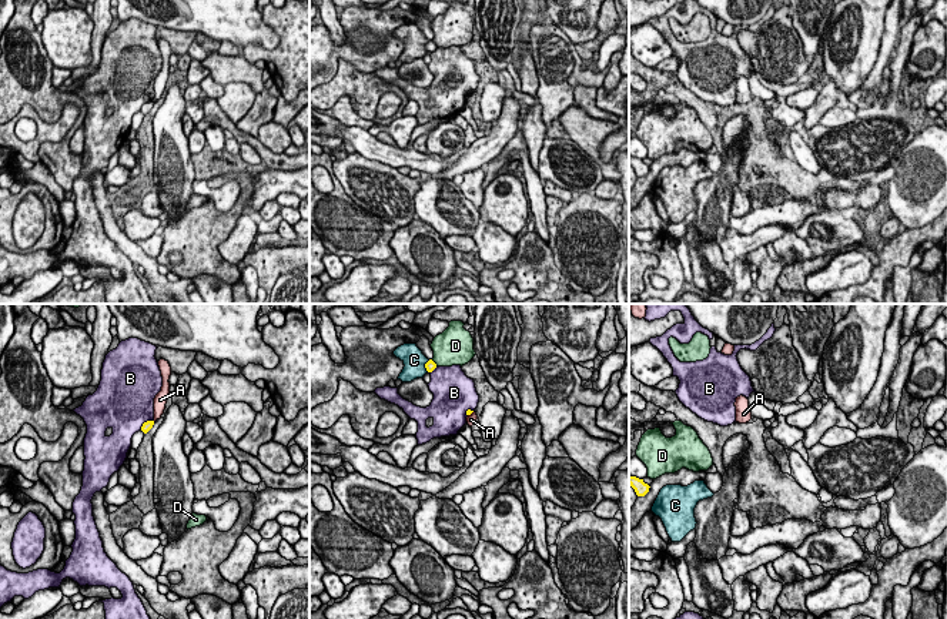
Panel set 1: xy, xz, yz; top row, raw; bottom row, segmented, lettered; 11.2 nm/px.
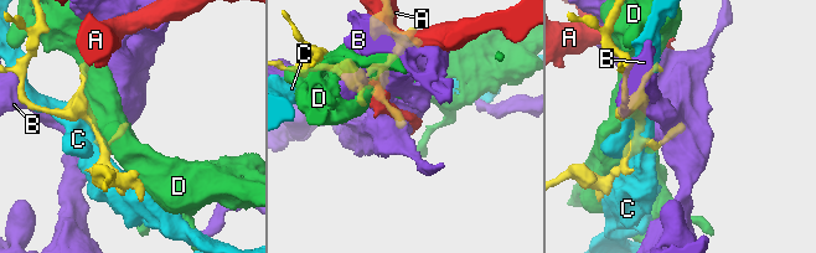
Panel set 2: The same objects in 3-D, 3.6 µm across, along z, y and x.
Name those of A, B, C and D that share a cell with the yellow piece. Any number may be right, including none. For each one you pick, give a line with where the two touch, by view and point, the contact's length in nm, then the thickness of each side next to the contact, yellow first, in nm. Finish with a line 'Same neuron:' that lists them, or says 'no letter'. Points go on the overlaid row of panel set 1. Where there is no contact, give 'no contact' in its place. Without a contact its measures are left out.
Same neuron: no letter

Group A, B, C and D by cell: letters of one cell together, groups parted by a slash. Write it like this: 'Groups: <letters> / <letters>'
Groups: A / B / C / D

